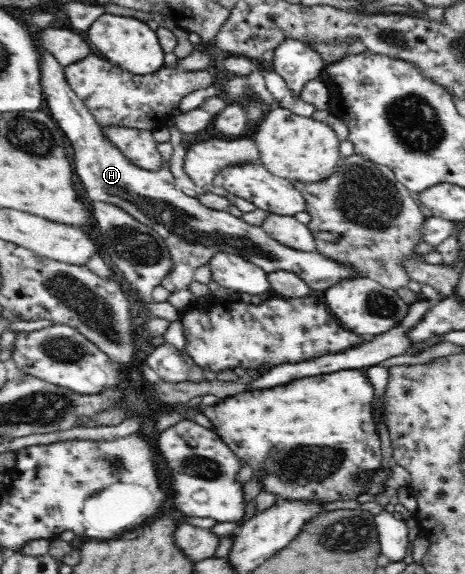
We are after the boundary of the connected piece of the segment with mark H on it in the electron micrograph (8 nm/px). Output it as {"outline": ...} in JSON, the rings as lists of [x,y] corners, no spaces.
{"outline":[[[43,49],[43,55],[47,57],[47,61],[43,61],[41,71],[44,103],[47,103],[47,107],[44,108],[51,113],[53,119],[61,126],[61,129],[65,132],[65,135],[72,144],[75,157],[75,171],[77,171],[77,175],[83,181],[83,185],[87,187],[87,193],[89,193],[89,199],[87,200],[91,203],[101,202],[120,207],[127,215],[133,217],[133,219],[159,232],[163,240],[167,243],[174,262],[173,270],[161,283],[161,287],[165,291],[171,291],[173,293],[180,289],[185,289],[186,285],[189,285],[194,280],[195,270],[205,264],[209,265],[214,259],[214,256],[220,252],[234,254],[247,259],[247,261],[267,271],[268,274],[275,271],[291,271],[306,281],[311,286],[311,290],[325,291],[339,286],[344,282],[362,278],[362,271],[354,269],[352,265],[340,263],[340,261],[336,261],[323,253],[297,251],[291,247],[286,247],[286,245],[279,243],[277,239],[270,237],[263,226],[247,222],[241,216],[235,217],[235,215],[231,215],[227,211],[207,207],[199,198],[189,197],[183,191],[176,189],[173,173],[170,168],[170,161],[173,155],[173,147],[170,142],[159,143],[156,141],[157,151],[163,155],[163,161],[165,161],[165,167],[163,169],[149,171],[147,168],[139,167],[137,164],[131,162],[123,154],[123,150],[115,146],[113,140],[109,140],[109,136],[105,134],[103,127],[99,125],[95,116],[91,114],[87,104],[82,99],[79,99],[79,96],[71,89],[64,74],[65,68],[46,49]]]}

